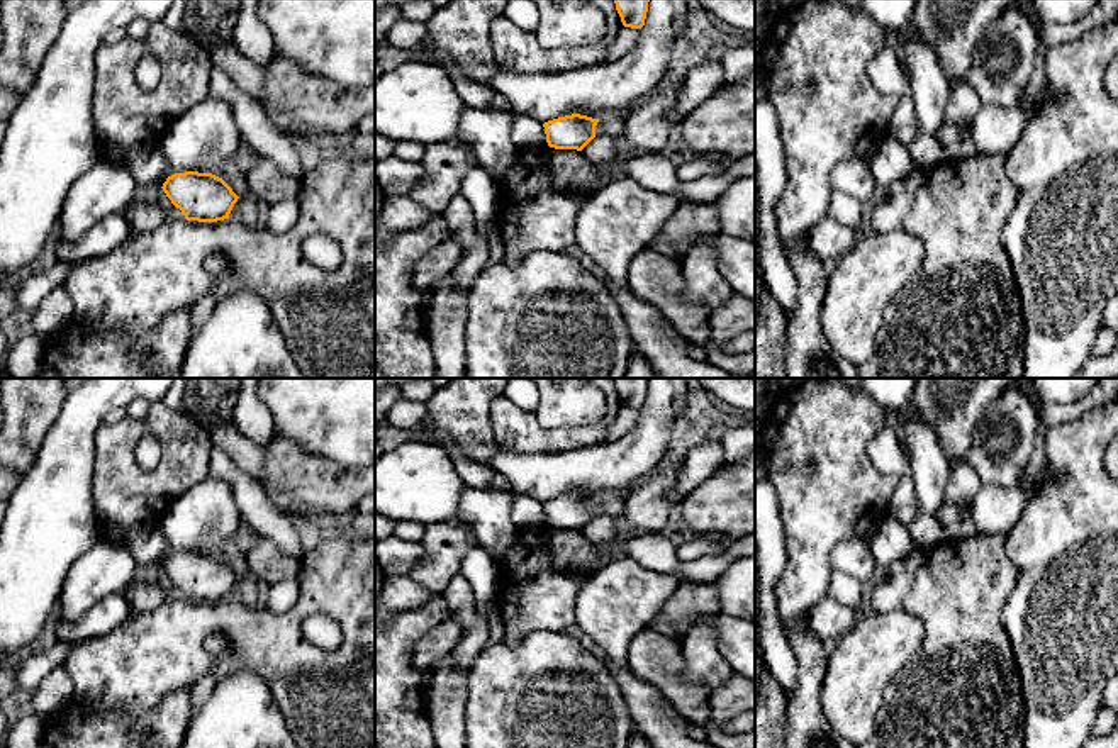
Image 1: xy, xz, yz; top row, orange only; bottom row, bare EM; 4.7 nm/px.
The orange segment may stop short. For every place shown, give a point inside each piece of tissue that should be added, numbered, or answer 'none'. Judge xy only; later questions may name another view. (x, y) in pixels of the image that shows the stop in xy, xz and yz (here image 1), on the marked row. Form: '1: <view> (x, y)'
none

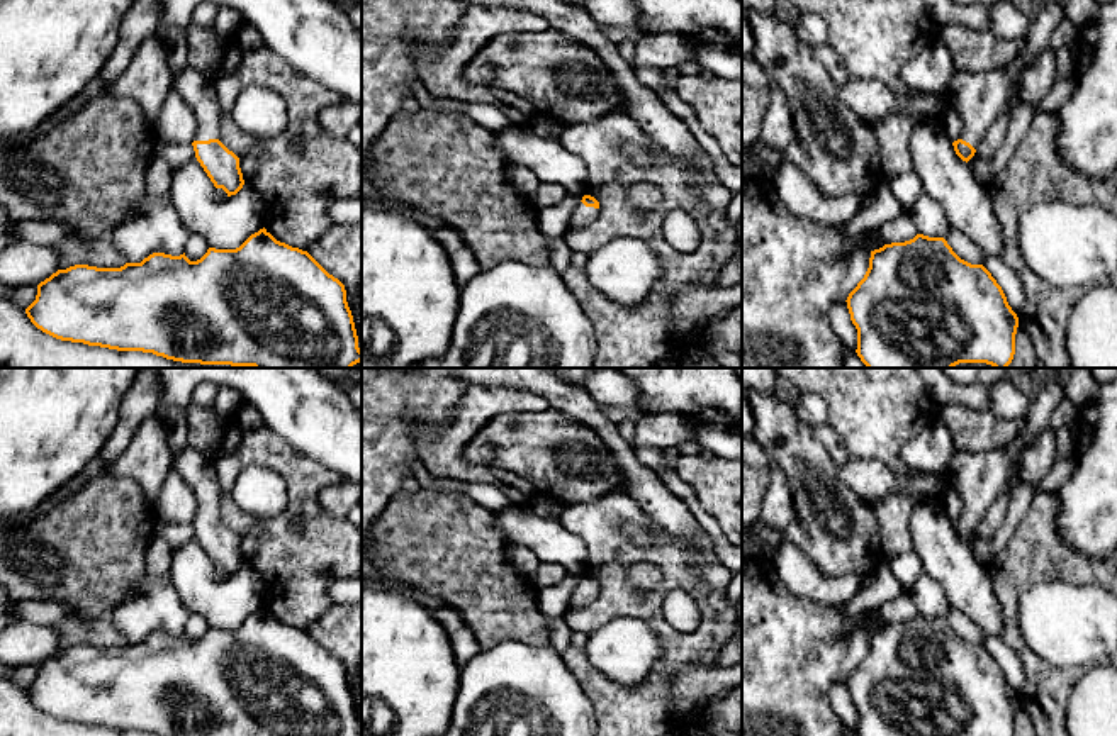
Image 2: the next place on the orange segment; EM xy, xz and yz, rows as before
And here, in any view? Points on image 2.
1: xy (196, 89)

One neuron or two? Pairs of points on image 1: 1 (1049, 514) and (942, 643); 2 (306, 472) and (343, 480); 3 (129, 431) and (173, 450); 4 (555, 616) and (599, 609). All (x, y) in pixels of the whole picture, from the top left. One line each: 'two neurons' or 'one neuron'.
1: two neurons
2: one neuron
3: one neuron
4: two neurons

